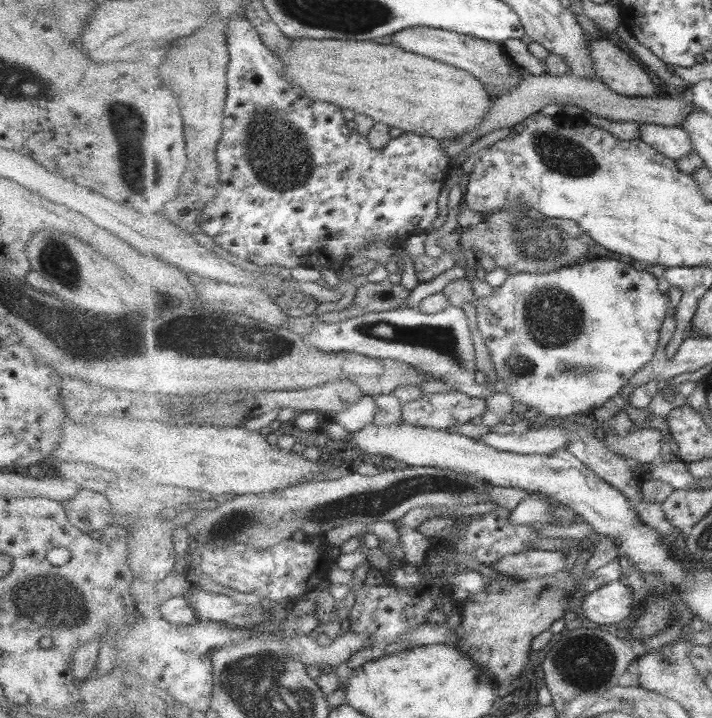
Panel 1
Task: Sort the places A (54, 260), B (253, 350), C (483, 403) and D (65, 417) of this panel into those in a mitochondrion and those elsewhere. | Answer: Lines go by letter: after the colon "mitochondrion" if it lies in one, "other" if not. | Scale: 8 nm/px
A: mitochondrion
B: mitochondrion
C: other
D: other

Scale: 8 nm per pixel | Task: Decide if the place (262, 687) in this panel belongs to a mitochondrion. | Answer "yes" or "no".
yes

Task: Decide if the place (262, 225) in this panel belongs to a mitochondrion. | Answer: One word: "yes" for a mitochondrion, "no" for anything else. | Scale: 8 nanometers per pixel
no

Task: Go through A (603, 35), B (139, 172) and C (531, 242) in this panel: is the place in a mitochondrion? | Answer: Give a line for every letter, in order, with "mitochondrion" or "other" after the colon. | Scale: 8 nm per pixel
A: other
B: mitochondrion
C: mitochondrion

